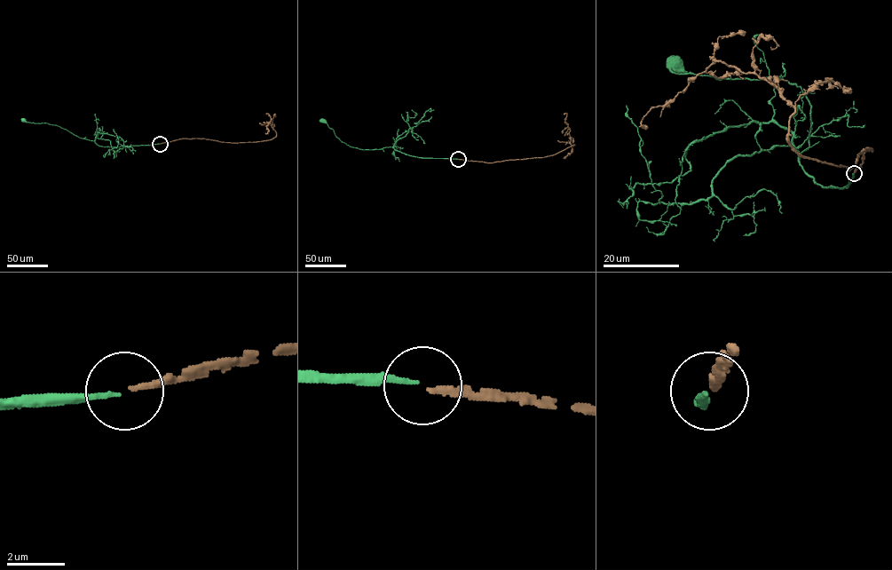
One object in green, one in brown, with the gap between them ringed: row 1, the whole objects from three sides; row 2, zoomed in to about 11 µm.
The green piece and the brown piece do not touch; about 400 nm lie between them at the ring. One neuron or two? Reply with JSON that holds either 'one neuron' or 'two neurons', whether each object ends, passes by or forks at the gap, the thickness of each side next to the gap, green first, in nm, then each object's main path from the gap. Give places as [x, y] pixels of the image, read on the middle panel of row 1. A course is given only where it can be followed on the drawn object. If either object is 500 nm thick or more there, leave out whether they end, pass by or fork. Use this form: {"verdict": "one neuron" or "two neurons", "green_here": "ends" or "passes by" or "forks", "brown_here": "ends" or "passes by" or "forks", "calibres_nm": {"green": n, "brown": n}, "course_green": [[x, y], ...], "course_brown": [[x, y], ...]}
{"verdict": "one neuron", "green_here": "ends", "brown_here": "ends", "calibres_nm": {"green": 160, "brown": 200}, "course_green": [[458, 159], [419, 157], [392, 146], [362, 149], [351, 146], [342, 142], [321, 121]], "course_brown": [[458, 159], [493, 162], [556, 154], [574, 145], [570, 143], [570, 130], [564, 122], [567, 114], [564, 114]]}

